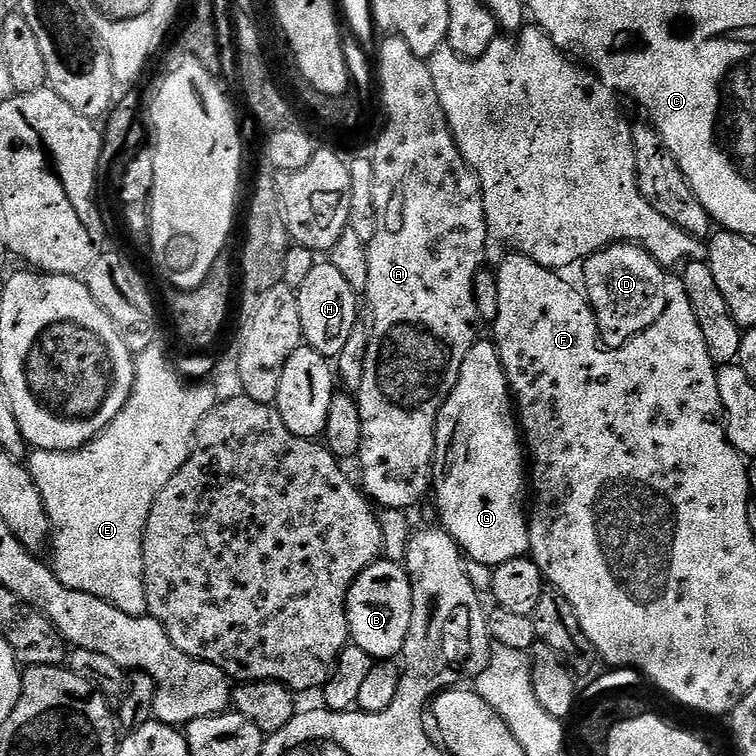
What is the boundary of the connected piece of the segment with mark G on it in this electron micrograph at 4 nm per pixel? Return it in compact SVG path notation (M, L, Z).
M480 338L472 345L471 350L466 354L466 358L462 362L462 370L458 374L458 382L454 386L452 393L446 398L446 402L438 414L436 453L432 459L432 492L434 497L436 496L436 508L440 511L441 521L439 520L439 523L444 531L449 532L456 539L456 545L460 547L460 551L464 553L469 561L476 564L495 566L505 564L511 560L519 560L528 552L529 517L526 515L526 500L524 504L524 492L526 496L526 456L522 451L522 436L518 431L518 416L514 411L512 390L508 386L508 379L502 366L502 358L491 339L484 340L484 338Z

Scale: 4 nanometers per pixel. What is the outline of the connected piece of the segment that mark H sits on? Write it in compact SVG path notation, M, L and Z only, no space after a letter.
M317 262L306 282L296 293L298 314L302 316L303 343L325 358L338 358L345 346L354 339L356 328L356 300L358 293L342 278L331 262Z

